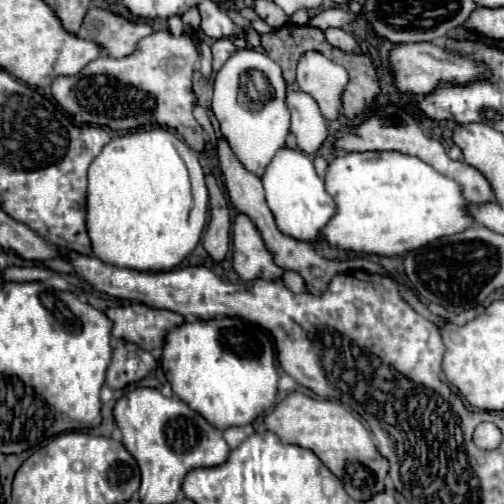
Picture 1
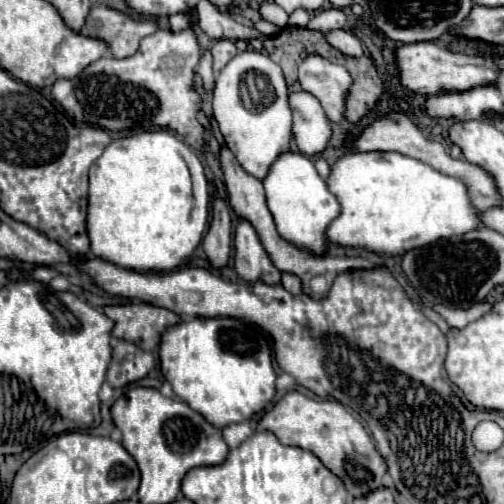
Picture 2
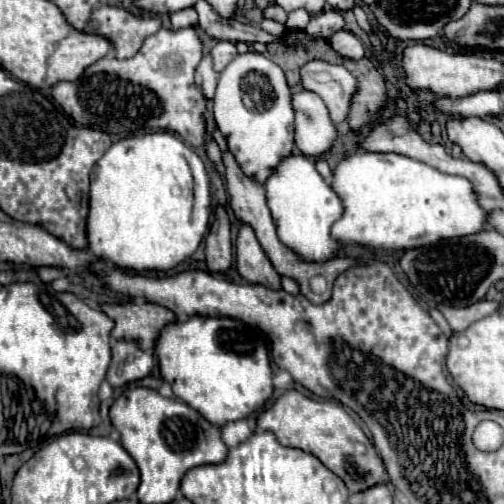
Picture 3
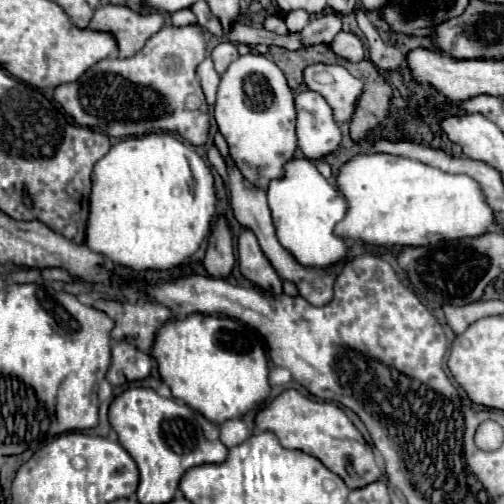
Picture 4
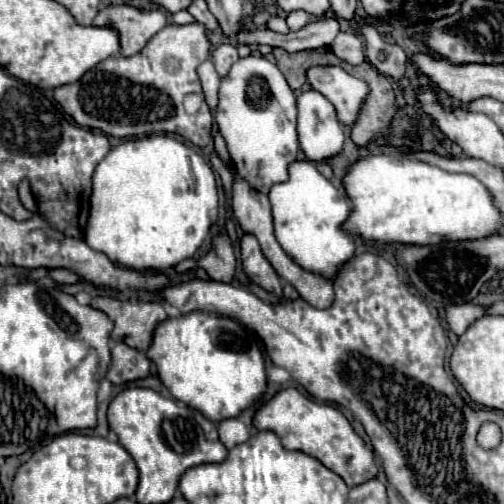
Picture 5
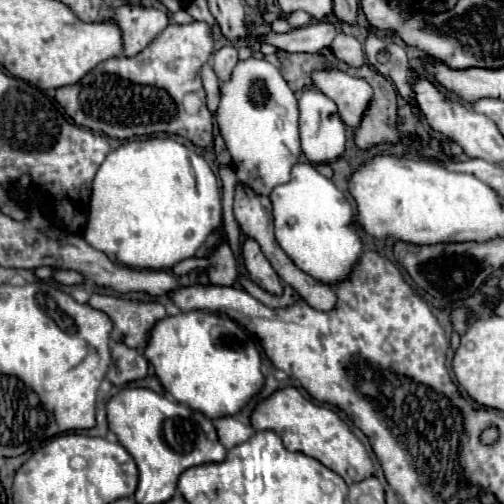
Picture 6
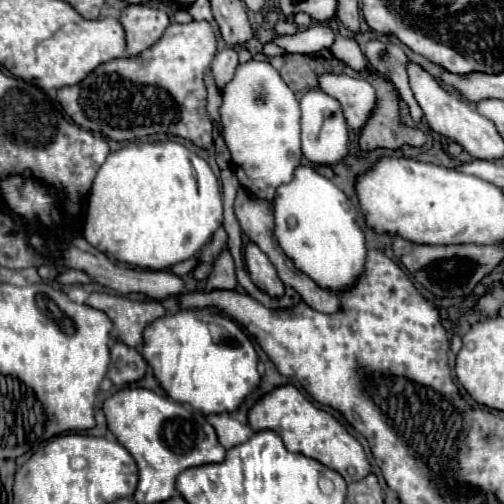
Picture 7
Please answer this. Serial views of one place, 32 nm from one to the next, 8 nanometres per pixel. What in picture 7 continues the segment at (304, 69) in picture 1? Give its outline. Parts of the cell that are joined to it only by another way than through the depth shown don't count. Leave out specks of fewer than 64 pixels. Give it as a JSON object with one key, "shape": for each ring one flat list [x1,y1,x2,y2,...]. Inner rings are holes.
{"shape":[[320,74,318,86,322,92,340,102,346,124,352,130,360,130,370,112,376,106,376,92,364,78,352,78,344,74]]}

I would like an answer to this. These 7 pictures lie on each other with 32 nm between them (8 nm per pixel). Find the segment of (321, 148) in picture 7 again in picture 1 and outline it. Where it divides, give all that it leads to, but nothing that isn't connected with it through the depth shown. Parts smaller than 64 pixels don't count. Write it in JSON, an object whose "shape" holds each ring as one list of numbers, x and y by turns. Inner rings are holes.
{"shape":[[288,92,286,104,290,110,290,132,296,136,298,148,314,154,328,136,326,120,312,96,306,92]]}

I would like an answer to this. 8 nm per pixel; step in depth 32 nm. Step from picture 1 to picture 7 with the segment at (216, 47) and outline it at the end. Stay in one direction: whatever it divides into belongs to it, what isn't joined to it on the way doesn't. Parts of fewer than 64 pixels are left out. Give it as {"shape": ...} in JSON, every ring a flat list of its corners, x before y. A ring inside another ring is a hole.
{"shape":[[224,48,216,52,212,60,212,74,216,78,216,84,222,88,226,82,232,80,234,70,238,66,238,52,234,48]]}

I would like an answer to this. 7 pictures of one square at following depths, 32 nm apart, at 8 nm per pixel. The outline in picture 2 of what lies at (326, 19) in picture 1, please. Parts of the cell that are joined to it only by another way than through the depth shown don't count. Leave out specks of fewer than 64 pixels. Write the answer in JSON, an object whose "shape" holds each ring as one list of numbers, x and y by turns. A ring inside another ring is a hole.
{"shape":[[330,8,330,10,320,10,316,12,312,18,310,18,310,24,308,28,310,30,320,30,320,32,328,32,328,30,334,30,334,28,342,28,346,24,348,16,338,10,338,8]]}

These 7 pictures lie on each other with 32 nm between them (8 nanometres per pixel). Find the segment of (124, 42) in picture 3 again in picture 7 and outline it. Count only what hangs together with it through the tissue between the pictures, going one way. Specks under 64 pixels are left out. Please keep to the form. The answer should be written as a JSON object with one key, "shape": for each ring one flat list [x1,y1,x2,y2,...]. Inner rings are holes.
{"shape":[[130,4,120,12,120,24,126,32,126,52,128,56,136,56,162,36,170,24,170,18,164,10]]}

